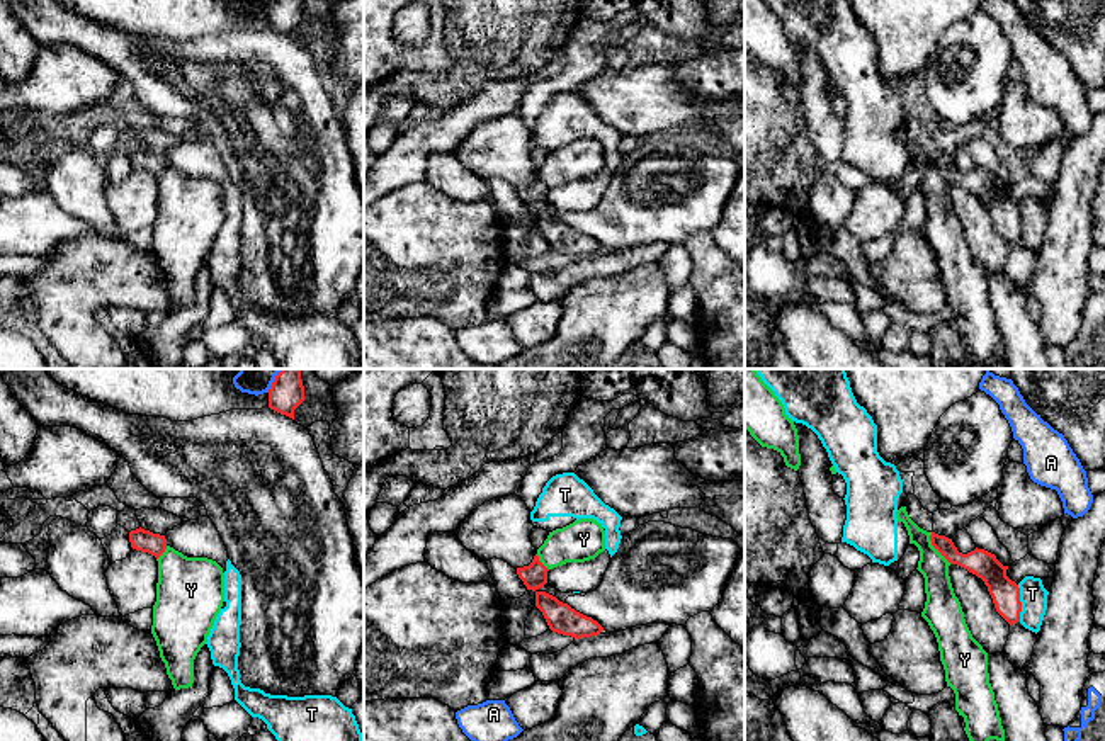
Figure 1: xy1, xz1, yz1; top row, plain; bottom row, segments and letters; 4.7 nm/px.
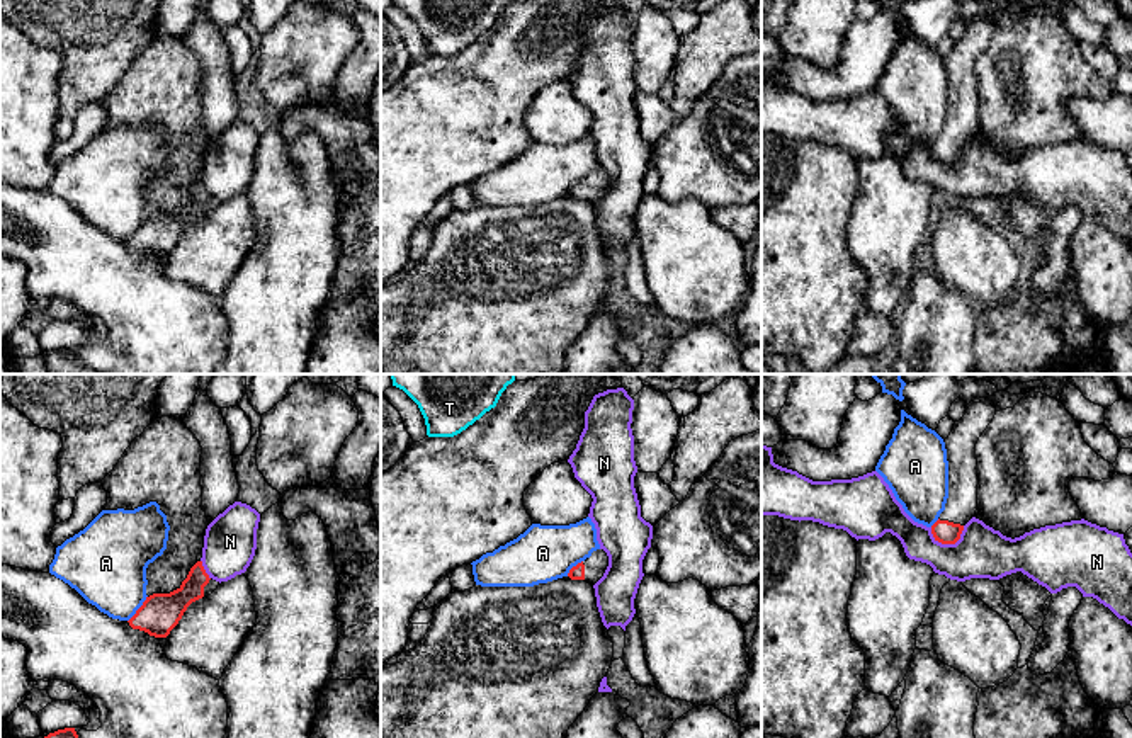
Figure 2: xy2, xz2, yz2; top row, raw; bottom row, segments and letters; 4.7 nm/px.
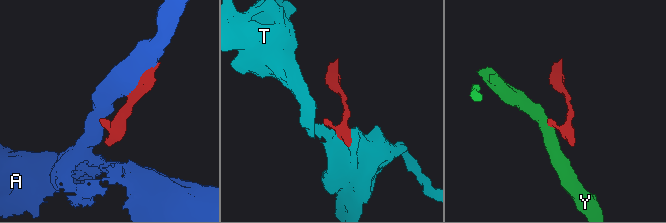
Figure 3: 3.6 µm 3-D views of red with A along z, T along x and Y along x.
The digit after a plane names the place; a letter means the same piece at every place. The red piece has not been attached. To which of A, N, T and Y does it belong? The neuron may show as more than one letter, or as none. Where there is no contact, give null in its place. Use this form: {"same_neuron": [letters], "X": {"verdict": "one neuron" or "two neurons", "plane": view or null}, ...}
{"same_neuron": [], "A": {"verdict": "two neurons", "plane": "xy2"}, "N": {"verdict": "two neurons", "plane": "yz2"}, "T": {"verdict": "two neurons", "plane": "yz1"}, "Y": {"verdict": "two neurons", "plane": "yz1"}}

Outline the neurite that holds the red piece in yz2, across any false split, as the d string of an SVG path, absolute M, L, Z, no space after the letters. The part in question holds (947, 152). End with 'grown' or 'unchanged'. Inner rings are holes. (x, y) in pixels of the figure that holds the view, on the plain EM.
M974 19L943 60L948 80L948 117L945 129L931 145L935 160L942 163L955 163L964 145L976 134L979 104L976 63L994 34L996 26L991 19Z; grown

